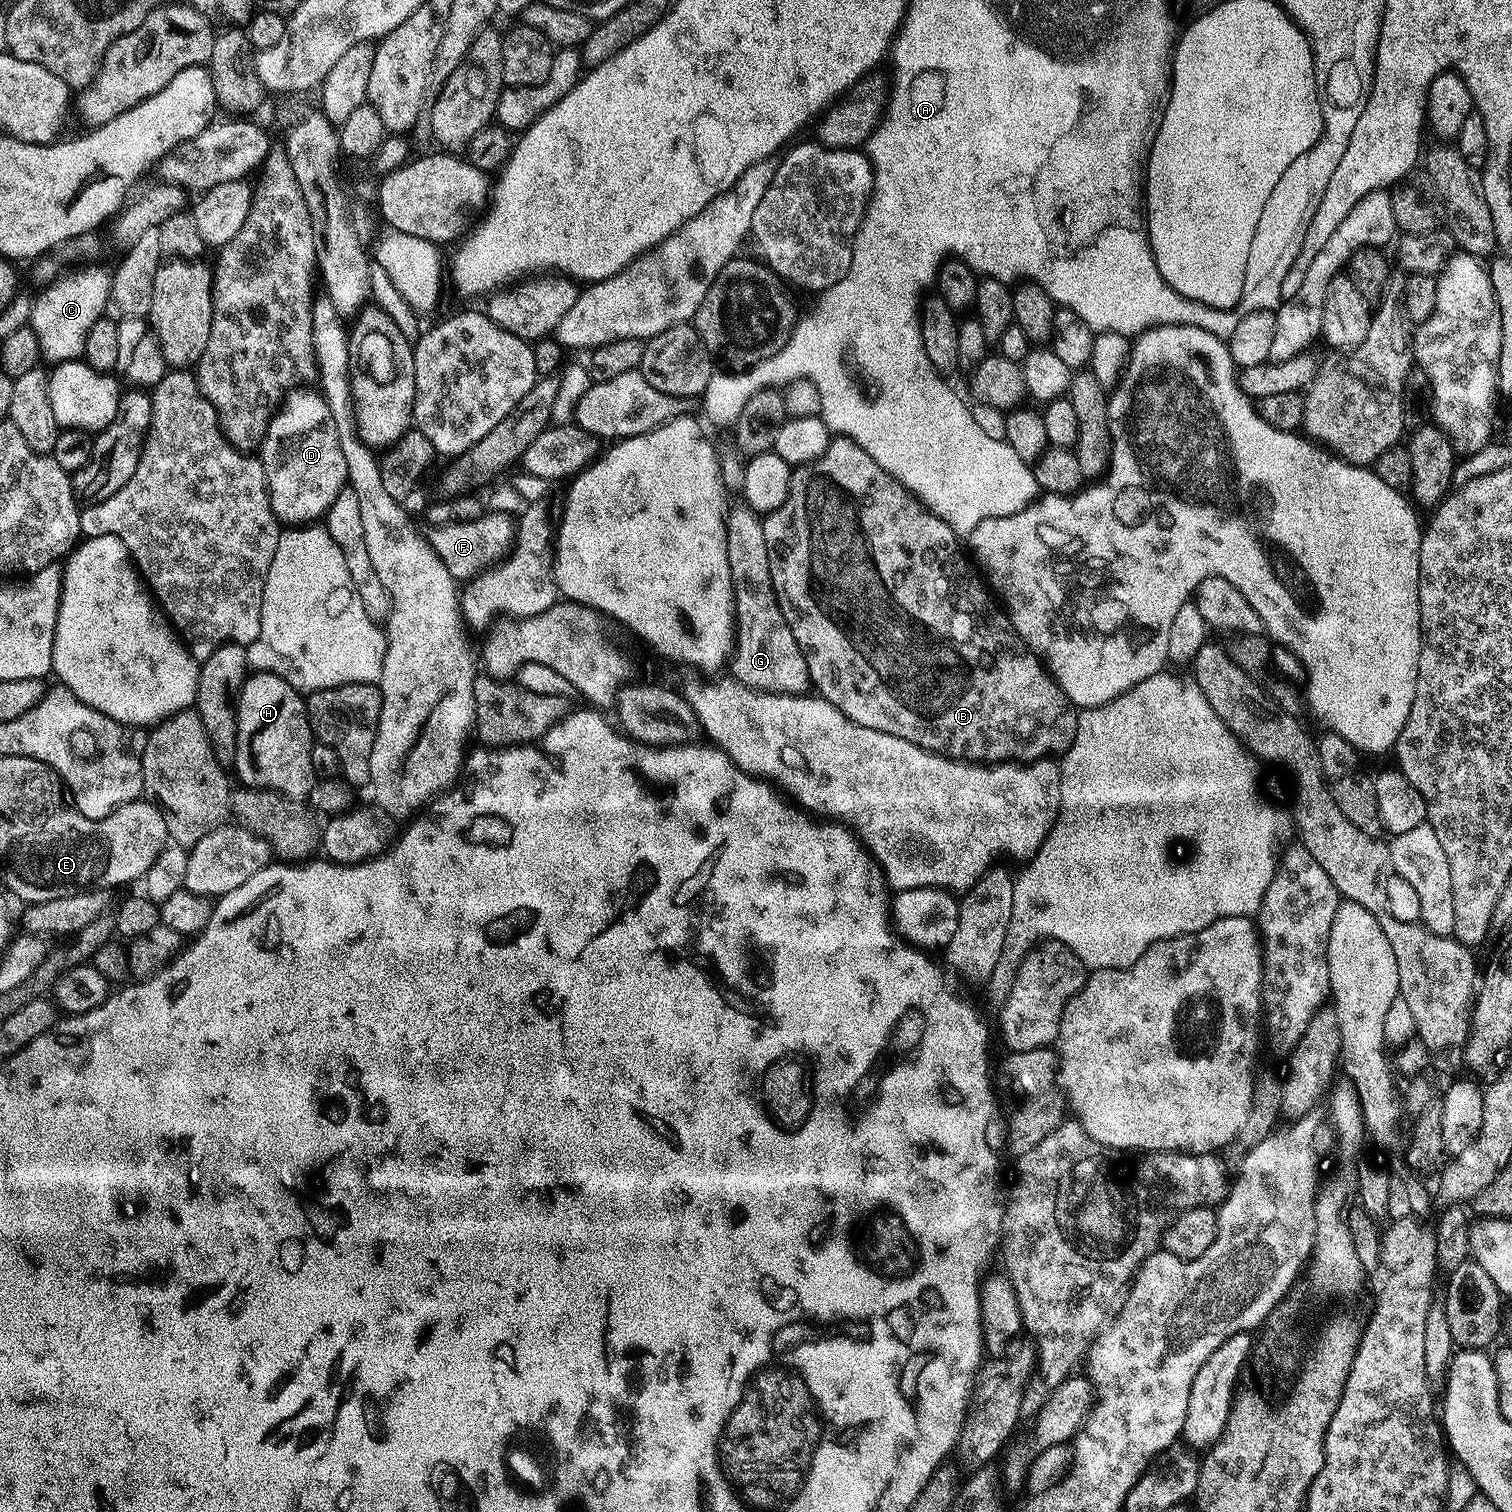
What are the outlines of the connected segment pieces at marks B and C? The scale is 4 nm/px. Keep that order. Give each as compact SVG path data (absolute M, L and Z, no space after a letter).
M836 436L817 460L793 467L786 502L782 502L778 510L767 513L763 521L766 555L770 558L770 578L774 582L778 606L790 626L790 634L794 634L794 642L798 642L806 658L809 681L814 685L815 691L830 701L839 712L846 714L846 718L870 730L902 738L927 752L970 764L1031 762L1056 758L1068 751L1076 733L1076 705L1066 698L1066 694L1056 685L1039 658L1028 651L1008 621L1008 613L997 603L985 581L974 571L962 544L960 549L960 544L956 541L957 529L951 528L948 523L942 522L942 518L928 511L889 472L882 470L882 466L878 466L878 462L874 462L874 458L870 458L862 446L845 436Z
M84 266L69 271L60 279L47 285L40 297L31 301L30 327L36 335L39 355L49 360L49 365L65 364L68 360L78 360L84 355L86 334L90 326L105 315L104 307L109 307L112 294L112 277L106 271L93 266Z

